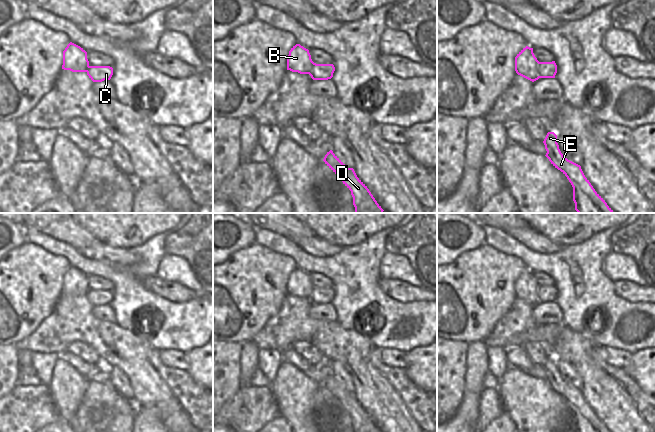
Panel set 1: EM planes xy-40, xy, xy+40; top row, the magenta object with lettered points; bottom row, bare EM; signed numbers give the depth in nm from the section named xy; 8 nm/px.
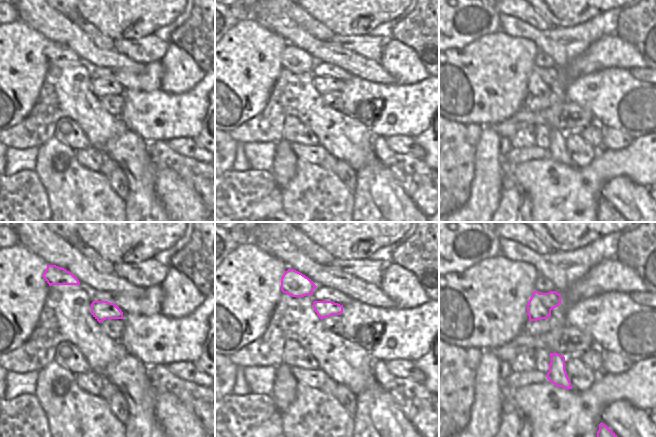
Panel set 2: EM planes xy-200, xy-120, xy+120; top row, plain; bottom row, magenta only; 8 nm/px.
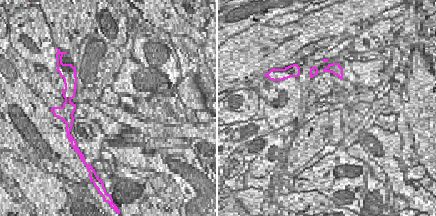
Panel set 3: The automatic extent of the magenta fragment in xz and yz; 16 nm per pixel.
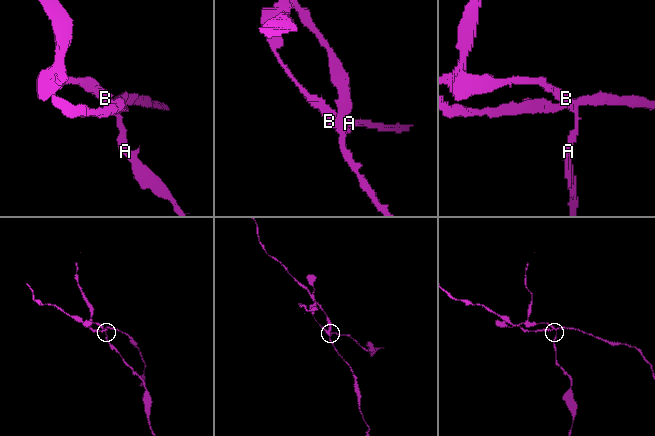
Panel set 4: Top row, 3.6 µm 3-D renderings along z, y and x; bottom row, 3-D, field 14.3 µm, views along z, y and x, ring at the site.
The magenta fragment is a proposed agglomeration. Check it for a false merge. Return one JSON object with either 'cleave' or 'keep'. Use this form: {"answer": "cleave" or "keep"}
{"answer": "cleave"}

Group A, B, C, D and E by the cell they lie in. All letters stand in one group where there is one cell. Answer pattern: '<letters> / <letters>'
A B D E / C

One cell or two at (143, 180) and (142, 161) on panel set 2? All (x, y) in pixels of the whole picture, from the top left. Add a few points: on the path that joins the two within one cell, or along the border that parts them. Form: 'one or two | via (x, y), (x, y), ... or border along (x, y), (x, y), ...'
one | via (142, 175), (142, 166)

